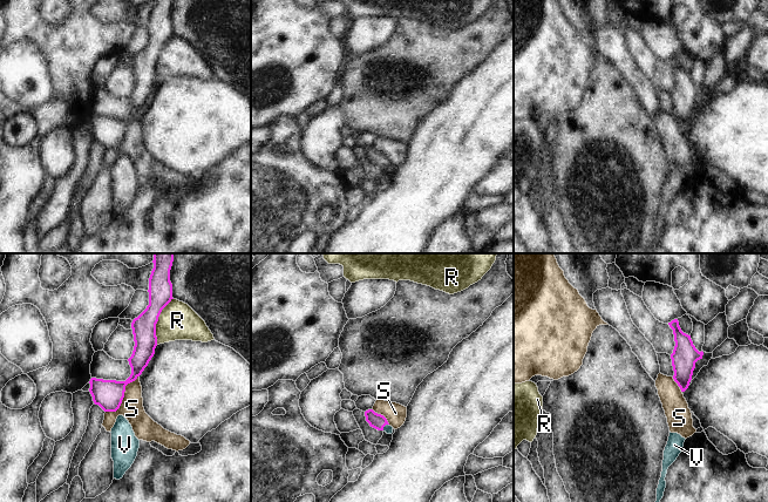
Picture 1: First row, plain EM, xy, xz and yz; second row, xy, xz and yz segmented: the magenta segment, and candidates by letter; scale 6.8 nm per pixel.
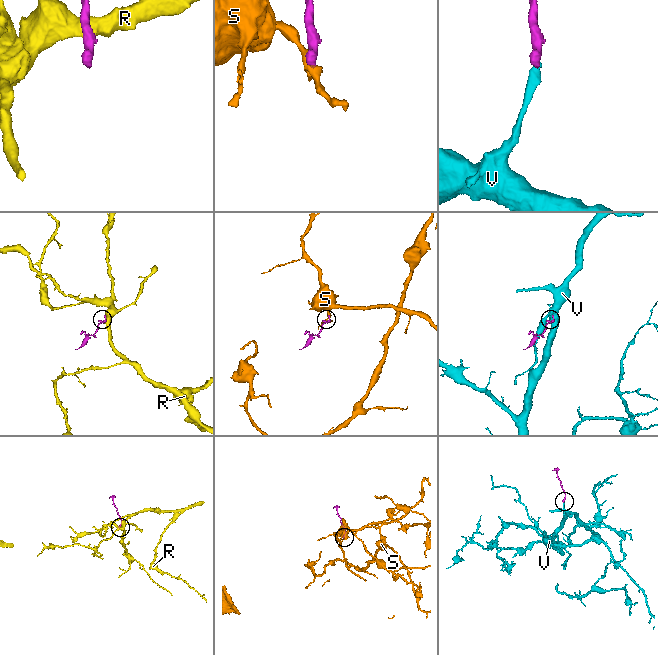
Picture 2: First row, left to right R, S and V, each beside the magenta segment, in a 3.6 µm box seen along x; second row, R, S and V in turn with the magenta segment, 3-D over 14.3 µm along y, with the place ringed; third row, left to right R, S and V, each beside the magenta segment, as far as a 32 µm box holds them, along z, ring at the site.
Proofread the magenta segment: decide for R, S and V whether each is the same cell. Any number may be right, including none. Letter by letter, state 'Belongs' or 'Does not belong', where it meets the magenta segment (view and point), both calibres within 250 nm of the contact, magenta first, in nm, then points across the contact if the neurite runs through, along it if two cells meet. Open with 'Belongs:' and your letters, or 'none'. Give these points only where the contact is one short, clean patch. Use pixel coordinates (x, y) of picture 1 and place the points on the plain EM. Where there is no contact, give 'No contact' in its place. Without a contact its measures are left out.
Belongs: V
R: Does not belong. Touches magenta at xy (157, 58). Thickness 160 nm (magenta) against 260 nm. Boundary: xy (172, 35), (158, 54), (156, 81)
S: Does not belong. Touches magenta at xy (123, 134). Thickness 200 nm (magenta) against 160 nm. Boundary: xy (138, 113), (126, 123), (121, 142), (115, 148), (106, 149)
V: Belongs. Touches magenta at xz (385, 162). Thickness 110 nm (magenta) against 60 nm. Path across: xz (378, 158), (385, 162), (387, 165)

